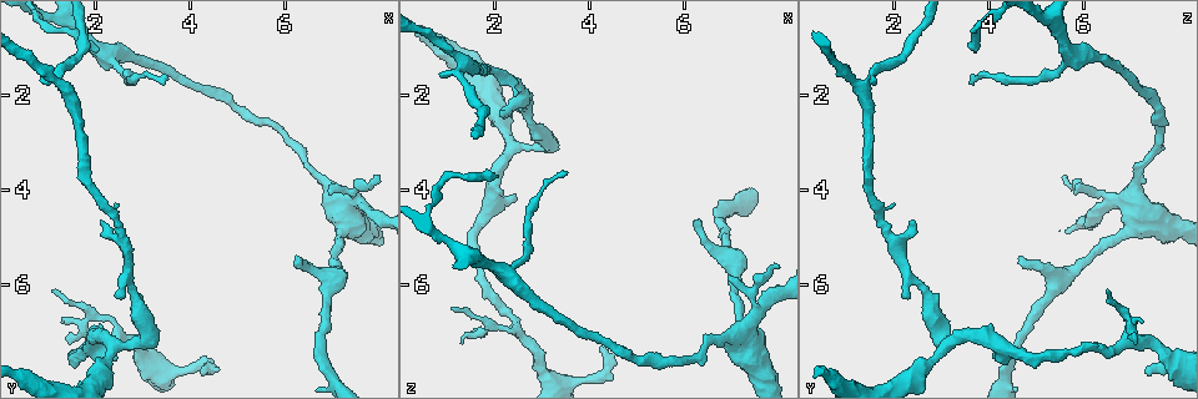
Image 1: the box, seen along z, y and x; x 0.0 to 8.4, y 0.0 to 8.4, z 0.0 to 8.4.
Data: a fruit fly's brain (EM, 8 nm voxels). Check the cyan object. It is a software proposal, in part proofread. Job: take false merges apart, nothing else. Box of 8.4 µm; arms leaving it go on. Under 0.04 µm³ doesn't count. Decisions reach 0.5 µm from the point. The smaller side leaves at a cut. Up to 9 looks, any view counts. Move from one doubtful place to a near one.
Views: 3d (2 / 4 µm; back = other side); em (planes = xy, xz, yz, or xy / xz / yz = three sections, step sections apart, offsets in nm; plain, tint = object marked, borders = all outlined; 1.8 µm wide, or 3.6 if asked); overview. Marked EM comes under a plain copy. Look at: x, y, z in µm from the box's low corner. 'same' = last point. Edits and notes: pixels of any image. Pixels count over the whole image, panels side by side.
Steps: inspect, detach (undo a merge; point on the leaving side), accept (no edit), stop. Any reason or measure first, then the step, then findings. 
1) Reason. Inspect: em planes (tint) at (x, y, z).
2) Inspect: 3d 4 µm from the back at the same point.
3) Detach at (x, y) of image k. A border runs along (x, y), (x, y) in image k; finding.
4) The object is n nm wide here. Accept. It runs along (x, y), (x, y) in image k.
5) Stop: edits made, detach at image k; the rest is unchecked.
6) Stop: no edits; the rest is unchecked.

Sudden change in width. Inspect: 3d 4 µm at (2.50, 7.15, 7.05).

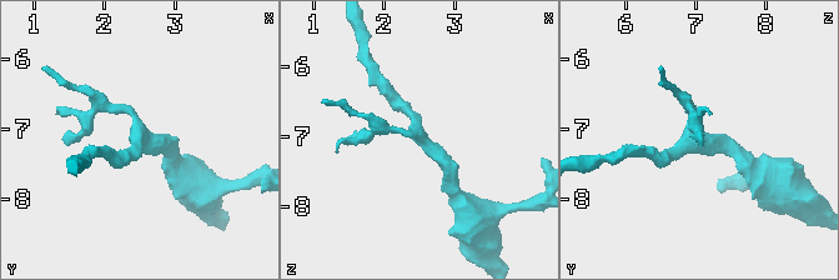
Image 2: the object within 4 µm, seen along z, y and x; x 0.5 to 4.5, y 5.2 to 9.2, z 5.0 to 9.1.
Shape alone is not enough. Inspect: em planes (borders) at (2.55, 7.20, 7.10).

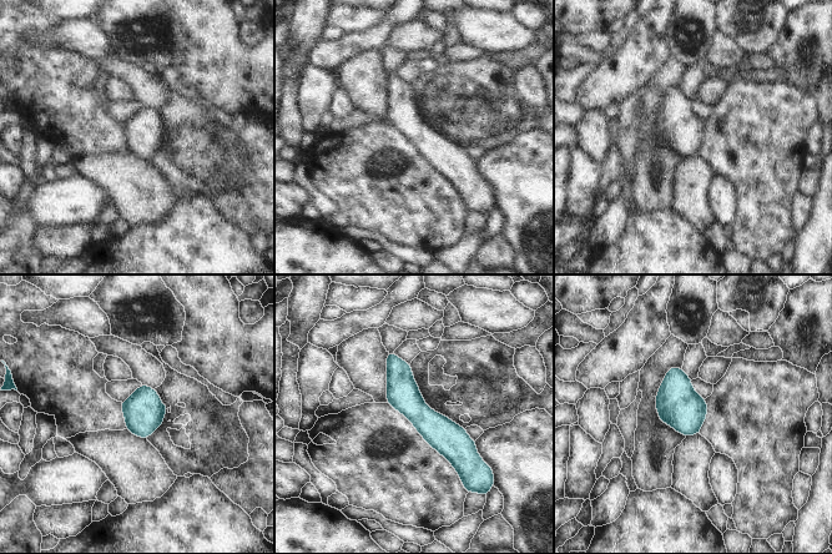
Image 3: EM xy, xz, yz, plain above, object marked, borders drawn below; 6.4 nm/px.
The object is 220 nm wide here. Accept. It runs along (391, 354), (403, 394), (472, 462) in image 3; all the same cell.

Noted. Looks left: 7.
Looks like a crossing. Inspect: em planes (tint) at (7.30, 4.30, 6.85).

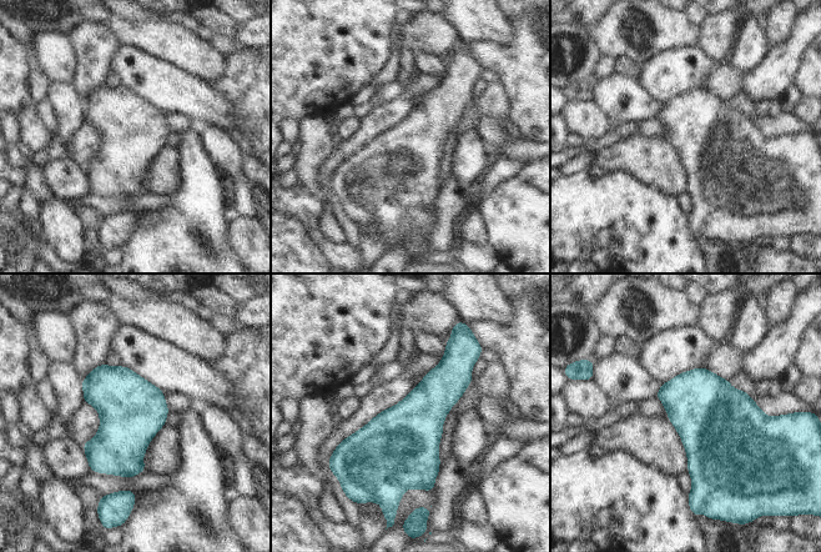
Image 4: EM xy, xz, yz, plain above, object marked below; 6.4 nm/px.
Accept. One cell here.

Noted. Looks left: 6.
Sharp bend. Inspect: em yz step 16 (tint) at (2.40, 1.10, 5.85).

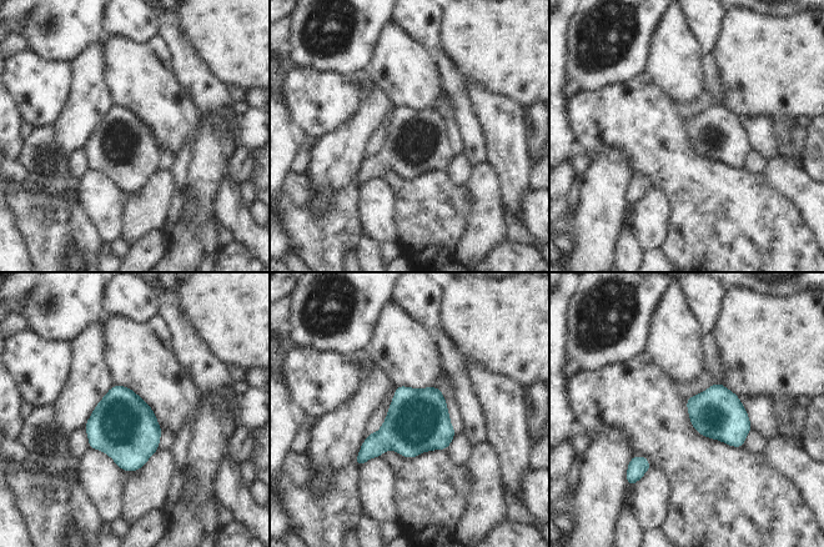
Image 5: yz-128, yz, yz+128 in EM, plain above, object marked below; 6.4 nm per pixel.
Another direction. Inspect: em planes (tint) at the same point.

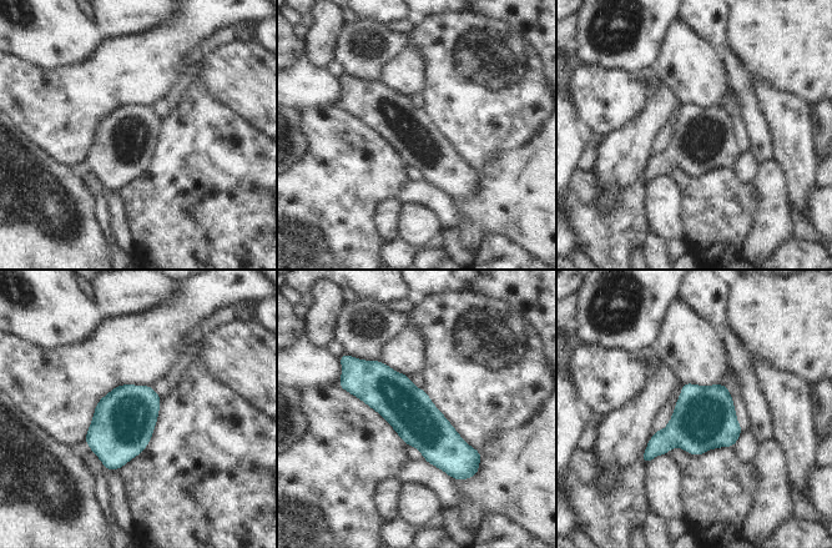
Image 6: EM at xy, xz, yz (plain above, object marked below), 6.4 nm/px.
Accept. It runs along (347, 383), (474, 457) in image 6; all the same cell.

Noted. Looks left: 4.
Sharp bend. Inspect: em planes (tint) at (2.45, 7.30, 3.15).

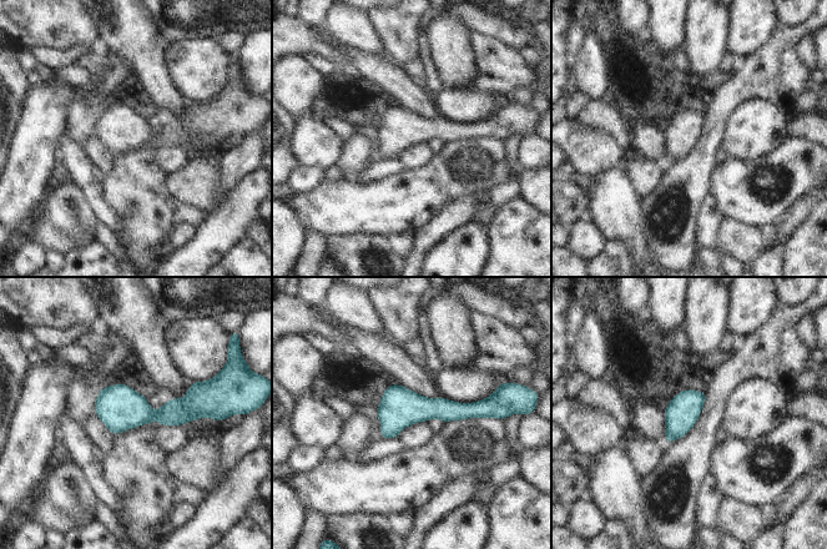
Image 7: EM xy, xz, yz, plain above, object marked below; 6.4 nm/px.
The object is 220 nm wide here. Accept. It runs along (379, 408), (487, 411) in image 7; all the same cell.

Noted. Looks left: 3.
Stop: no edits; the rest is unchecked.

